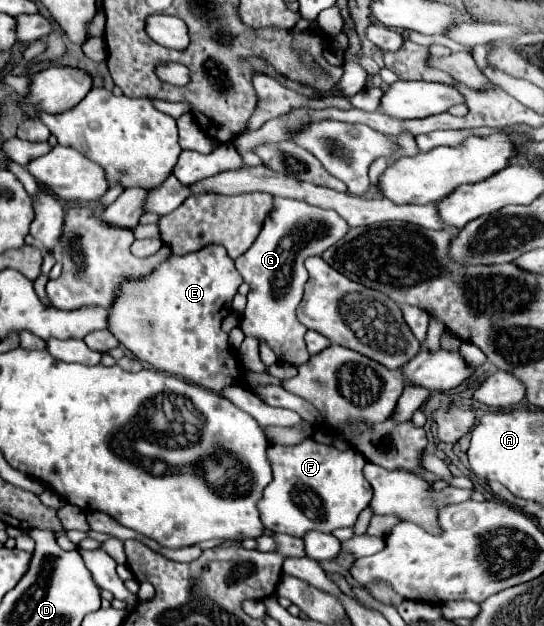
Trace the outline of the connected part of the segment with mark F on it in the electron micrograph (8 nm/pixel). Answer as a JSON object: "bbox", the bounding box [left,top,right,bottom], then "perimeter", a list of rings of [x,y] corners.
{"bbox":[259,440,373,536],"perimeter":[[[305,440],[297,446],[269,446],[273,480],[259,500],[261,520],[275,534],[303,536],[309,530],[333,532],[335,528],[353,526],[357,516],[373,498],[371,484],[363,476],[365,458],[357,450],[339,452],[333,446]]]}

